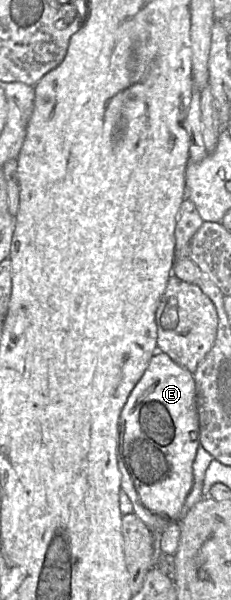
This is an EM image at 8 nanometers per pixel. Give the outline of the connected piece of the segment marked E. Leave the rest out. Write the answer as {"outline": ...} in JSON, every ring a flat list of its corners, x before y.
{"outline":[[153,350,152,358,149,365,145,370,143,376,131,391,119,418,119,440,117,448,117,462,118,468,121,474,121,488,126,492,129,497,134,513,140,518,140,520,151,530,152,533,161,534,166,527,173,522,180,522,180,511,185,503,185,500,193,485,193,470,192,465,196,456,199,443,199,420,196,409,195,399,195,383,193,374,187,369,176,364,165,353,155,354]]}

